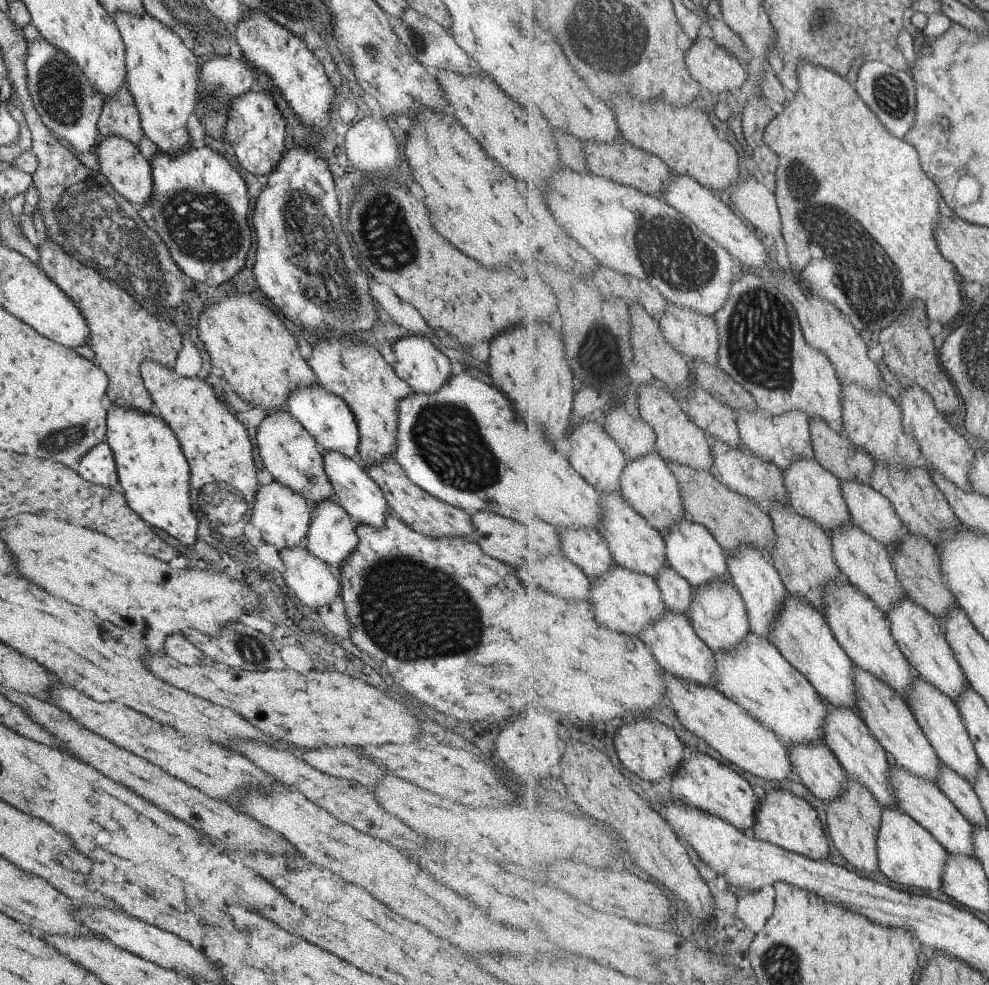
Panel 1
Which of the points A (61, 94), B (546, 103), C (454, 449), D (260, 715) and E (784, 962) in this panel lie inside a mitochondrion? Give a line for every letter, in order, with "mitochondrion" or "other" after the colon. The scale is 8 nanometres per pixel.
A: mitochondrion
B: other
C: mitochondrion
D: other
E: mitochondrion

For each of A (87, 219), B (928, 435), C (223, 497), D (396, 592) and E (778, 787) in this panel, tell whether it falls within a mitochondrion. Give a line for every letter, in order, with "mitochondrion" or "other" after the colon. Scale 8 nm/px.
A: mitochondrion
B: other
C: mitochondrion
D: mitochondrion
E: other

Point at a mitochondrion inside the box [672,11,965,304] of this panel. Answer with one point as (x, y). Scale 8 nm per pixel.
(890, 91)

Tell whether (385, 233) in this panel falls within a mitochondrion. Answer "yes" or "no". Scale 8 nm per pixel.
yes

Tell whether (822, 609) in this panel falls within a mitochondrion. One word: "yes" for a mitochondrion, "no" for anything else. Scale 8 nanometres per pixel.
no

